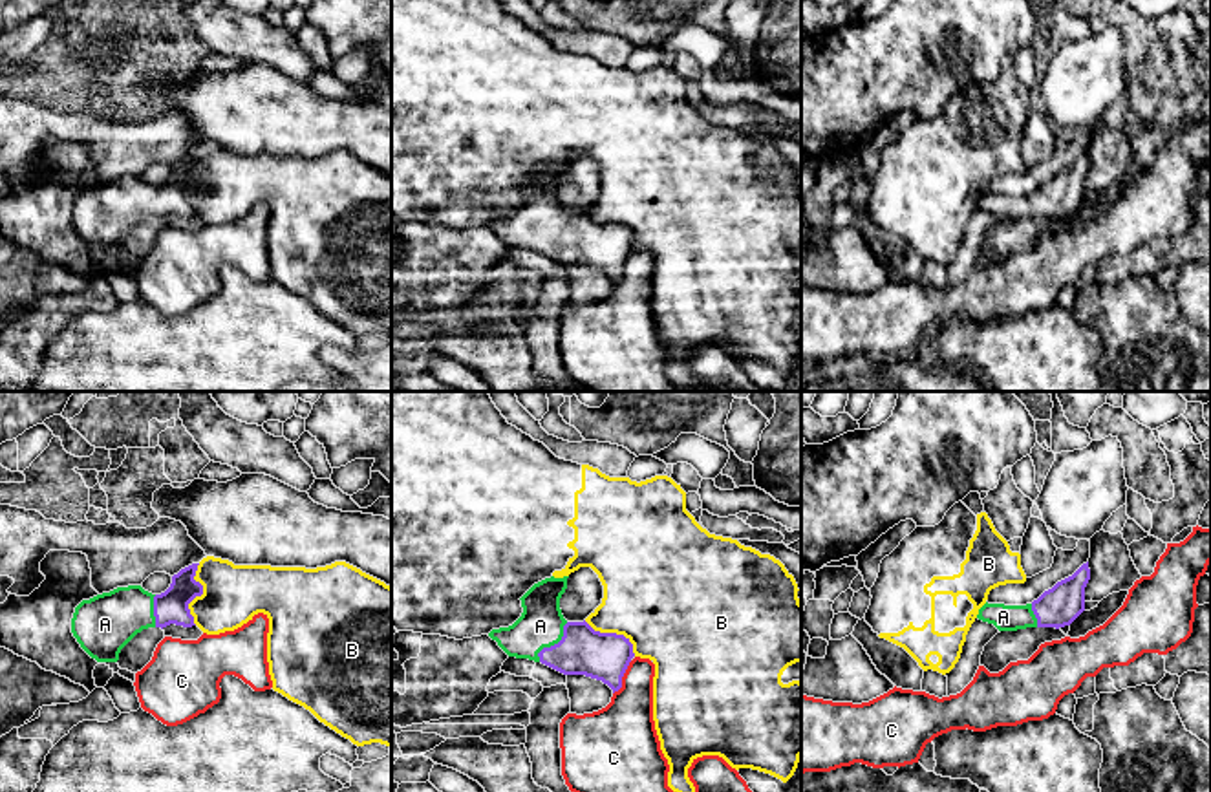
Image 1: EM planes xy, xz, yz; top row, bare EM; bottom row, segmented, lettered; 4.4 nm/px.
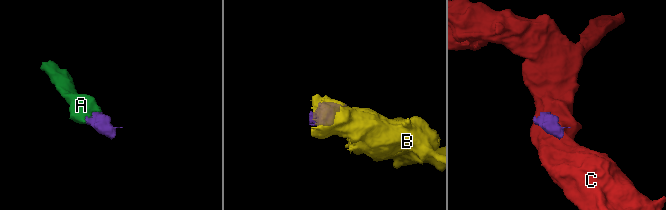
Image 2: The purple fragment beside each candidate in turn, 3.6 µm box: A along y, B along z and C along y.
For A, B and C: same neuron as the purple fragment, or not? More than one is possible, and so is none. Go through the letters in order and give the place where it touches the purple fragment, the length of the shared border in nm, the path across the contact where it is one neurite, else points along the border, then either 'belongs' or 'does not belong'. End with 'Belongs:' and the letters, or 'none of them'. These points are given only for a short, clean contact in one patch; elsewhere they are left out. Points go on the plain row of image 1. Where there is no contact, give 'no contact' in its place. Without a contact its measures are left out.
A: contact xz (555, 235); length 220 nm; way xz (582, 240), (555, 235), (540, 216); belongs
B: contact xy (200, 185); length 280 nm; border xy (200, 154), (194, 169), (202, 183), (189, 194), (194, 214); does not belong
C: contact xz (622, 266); length 170 nm; border xz (632, 251), (622, 275), (613, 284); does not belong
Belongs: A

